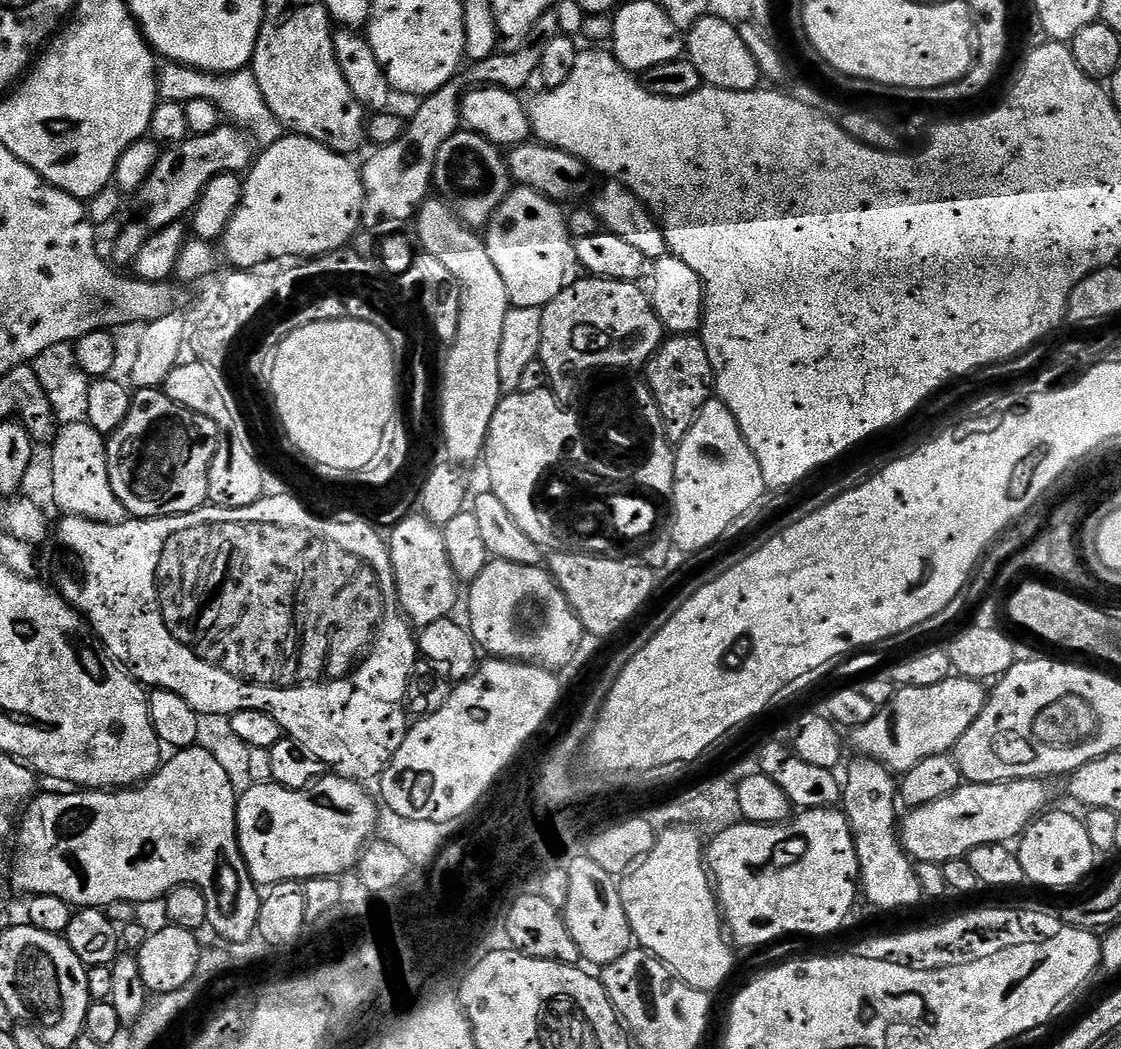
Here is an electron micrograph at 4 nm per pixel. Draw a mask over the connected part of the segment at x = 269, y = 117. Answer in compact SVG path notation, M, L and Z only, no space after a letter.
M163 63L157 73L157 95L166 101L184 103L202 98L212 101L220 108L223 115L230 117L229 121L237 127L243 128L261 147L268 147L281 139L284 127L276 115L266 106L262 90L258 87L251 69L240 69L237 72L219 73L198 71L196 68L186 67L184 64Z

